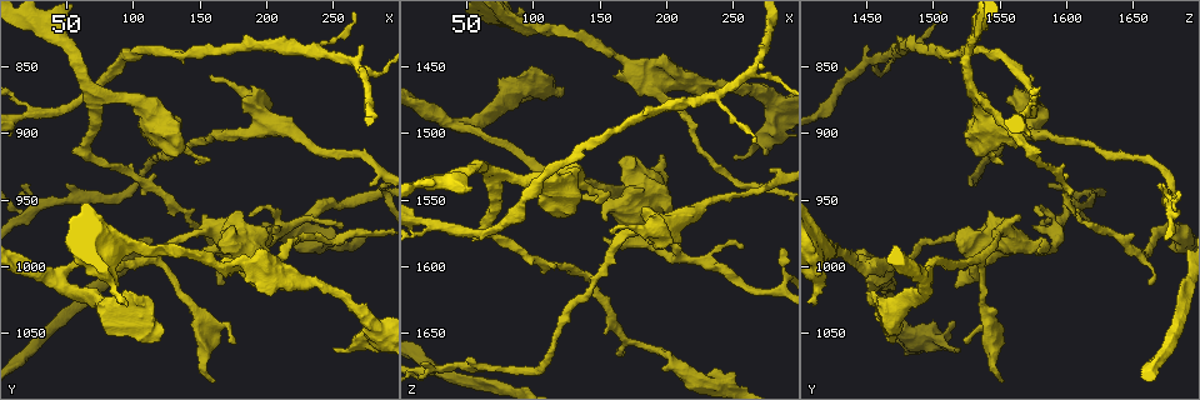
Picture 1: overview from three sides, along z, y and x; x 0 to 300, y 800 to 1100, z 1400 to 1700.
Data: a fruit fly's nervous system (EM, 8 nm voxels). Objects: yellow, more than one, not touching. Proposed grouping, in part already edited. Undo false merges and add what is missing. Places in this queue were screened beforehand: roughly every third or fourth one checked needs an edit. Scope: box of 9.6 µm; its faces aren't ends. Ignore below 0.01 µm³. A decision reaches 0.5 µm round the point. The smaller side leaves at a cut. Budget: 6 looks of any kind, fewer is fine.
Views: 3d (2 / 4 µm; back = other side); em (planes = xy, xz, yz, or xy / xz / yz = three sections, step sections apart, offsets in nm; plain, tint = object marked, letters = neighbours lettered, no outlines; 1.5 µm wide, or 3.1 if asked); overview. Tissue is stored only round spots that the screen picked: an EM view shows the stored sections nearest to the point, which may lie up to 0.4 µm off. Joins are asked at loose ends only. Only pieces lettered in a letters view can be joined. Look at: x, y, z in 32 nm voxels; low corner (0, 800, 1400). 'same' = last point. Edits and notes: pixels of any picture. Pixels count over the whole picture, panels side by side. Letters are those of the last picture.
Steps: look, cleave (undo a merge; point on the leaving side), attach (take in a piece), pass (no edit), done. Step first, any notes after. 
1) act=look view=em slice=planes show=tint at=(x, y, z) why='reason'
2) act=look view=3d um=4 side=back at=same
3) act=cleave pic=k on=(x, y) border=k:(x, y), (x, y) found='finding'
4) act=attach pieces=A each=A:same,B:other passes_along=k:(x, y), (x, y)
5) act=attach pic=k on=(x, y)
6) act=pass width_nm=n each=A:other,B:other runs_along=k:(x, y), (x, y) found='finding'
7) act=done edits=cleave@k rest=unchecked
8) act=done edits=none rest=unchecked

act=look view=em slice=xz step=4 show=letters at=(250, 1062, 1518) why='branch stops here'

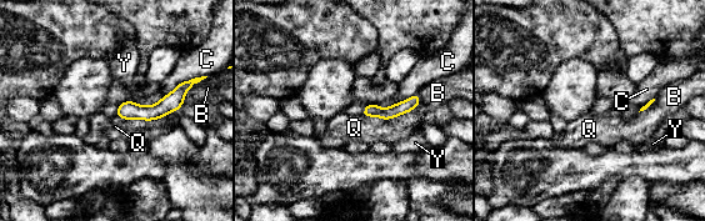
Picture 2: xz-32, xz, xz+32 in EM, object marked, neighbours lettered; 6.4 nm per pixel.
act=look view=em slice=planes show=letters at=same why='another direction'

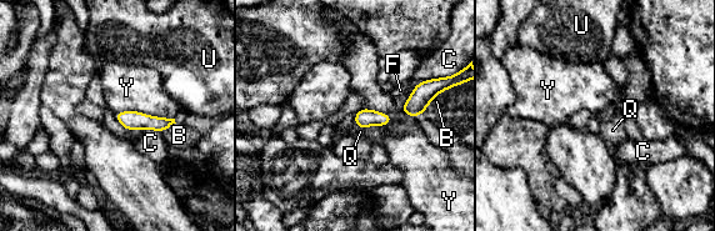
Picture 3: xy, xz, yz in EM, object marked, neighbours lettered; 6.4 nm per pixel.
act=pass longest_contact=Y:380nm each=B:other,C:other,F:other,Q:other,U:other,Y:other border=3:(115, 113), (140, 111), (174, 119) found='no lettered piece goes on from it'

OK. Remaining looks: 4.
act=look view=3d um=4 at=(190, 1002, 1532) why='calibre changes'

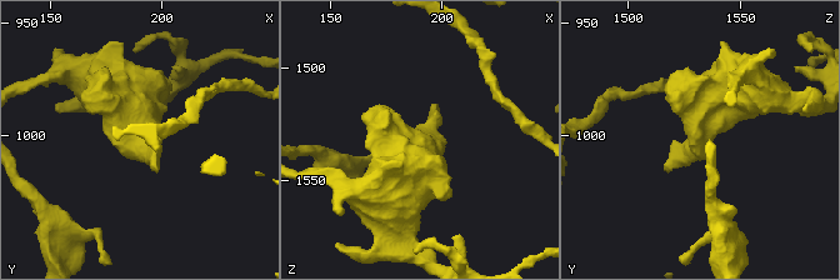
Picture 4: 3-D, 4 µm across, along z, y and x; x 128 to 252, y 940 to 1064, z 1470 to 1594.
act=look view=em slice=planes show=letters at=(188, 1001, 1531)

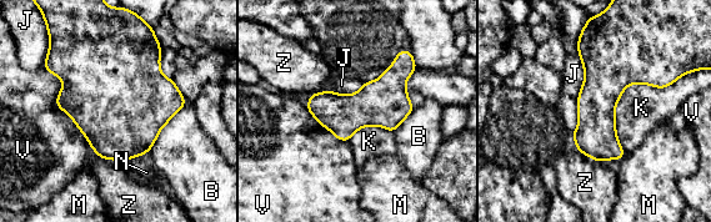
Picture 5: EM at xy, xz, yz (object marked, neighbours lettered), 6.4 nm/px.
act=pass width_nm=260 each=B:other,J:other,K:other,M:other,N:other,V:other,Z:other border=5:(677, 77), (625, 89), (625, 152) found='one cell here'

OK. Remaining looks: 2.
act=done edits=none rest=unchecked

